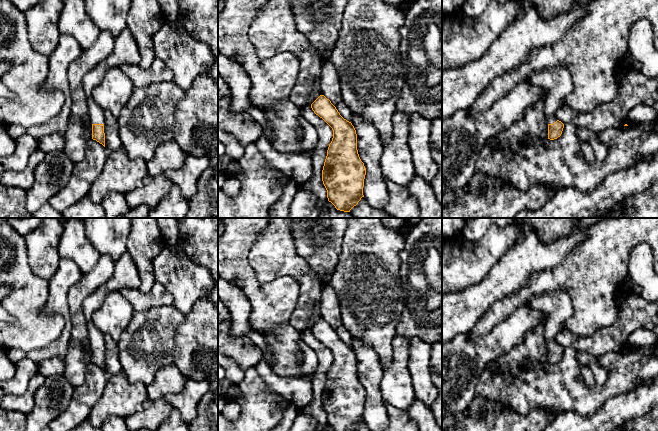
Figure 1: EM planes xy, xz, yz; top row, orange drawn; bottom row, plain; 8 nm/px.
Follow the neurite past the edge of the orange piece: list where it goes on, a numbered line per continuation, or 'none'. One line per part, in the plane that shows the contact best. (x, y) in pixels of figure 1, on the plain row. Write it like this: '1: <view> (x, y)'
1: xy (125, 275)

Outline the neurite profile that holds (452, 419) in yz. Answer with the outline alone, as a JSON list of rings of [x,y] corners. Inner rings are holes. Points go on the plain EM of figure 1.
[[[466,408],[464,411],[451,414],[442,419],[442,431],[445,431],[447,428],[455,425],[458,421],[464,419],[467,415],[469,415],[470,409]]]

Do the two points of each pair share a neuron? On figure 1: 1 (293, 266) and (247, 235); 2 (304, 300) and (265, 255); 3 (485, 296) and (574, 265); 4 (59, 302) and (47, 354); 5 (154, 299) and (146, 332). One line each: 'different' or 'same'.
1: different
2: same
3: different
4: same
5: different

